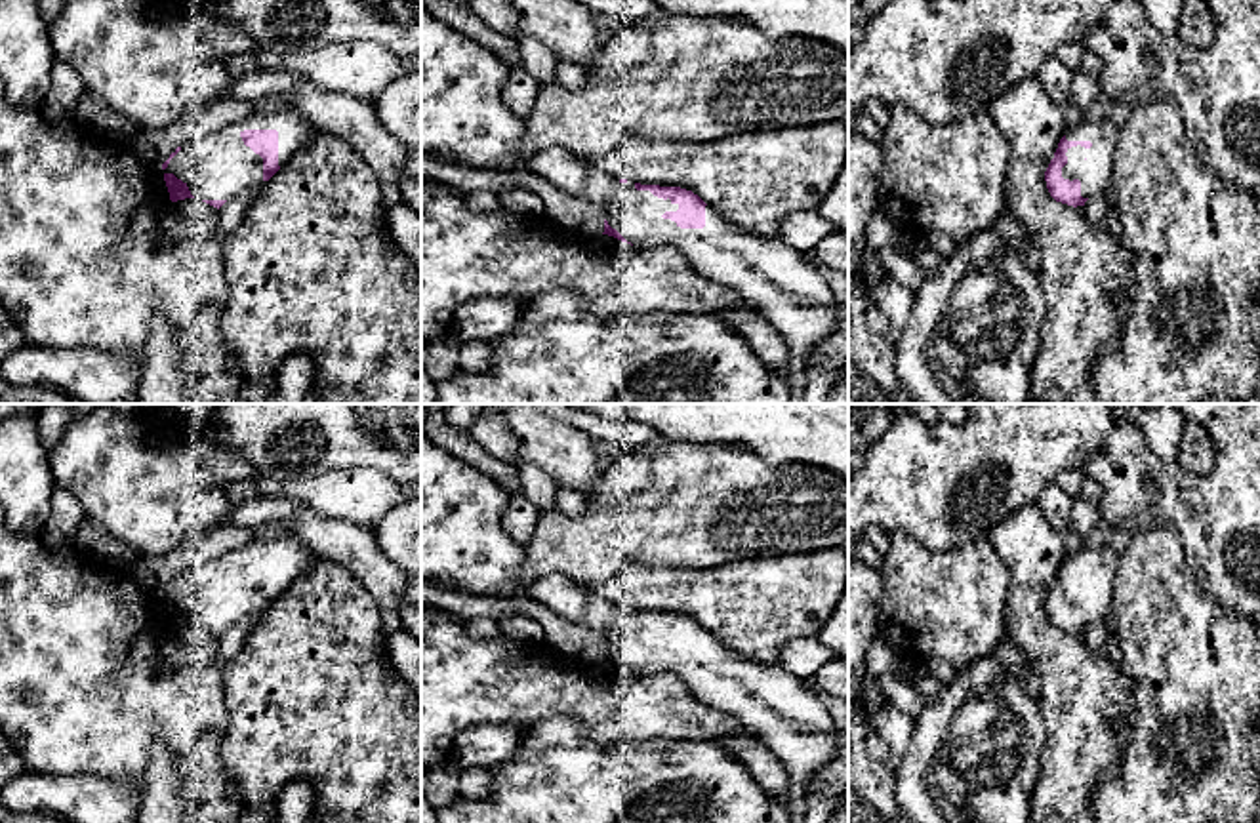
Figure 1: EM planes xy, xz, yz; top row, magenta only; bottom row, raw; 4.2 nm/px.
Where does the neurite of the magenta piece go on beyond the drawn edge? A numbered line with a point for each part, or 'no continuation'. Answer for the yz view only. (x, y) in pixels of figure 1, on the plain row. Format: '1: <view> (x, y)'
1: yz (1097, 599)

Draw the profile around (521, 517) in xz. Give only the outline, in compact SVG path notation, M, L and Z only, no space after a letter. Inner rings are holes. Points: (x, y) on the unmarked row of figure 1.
M509 495L503 514L505 533L520 547L526 547L539 518L541 511L524 495Z

